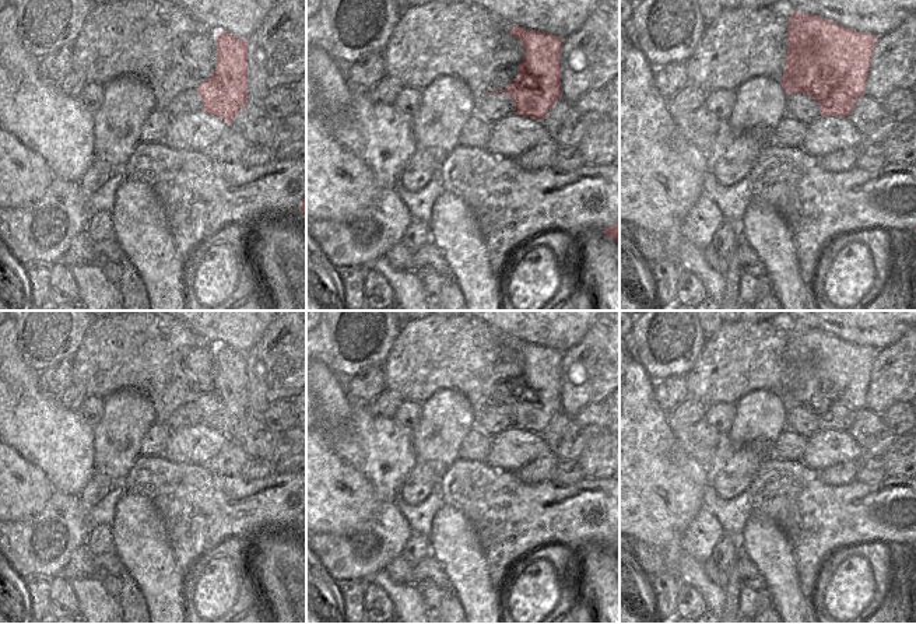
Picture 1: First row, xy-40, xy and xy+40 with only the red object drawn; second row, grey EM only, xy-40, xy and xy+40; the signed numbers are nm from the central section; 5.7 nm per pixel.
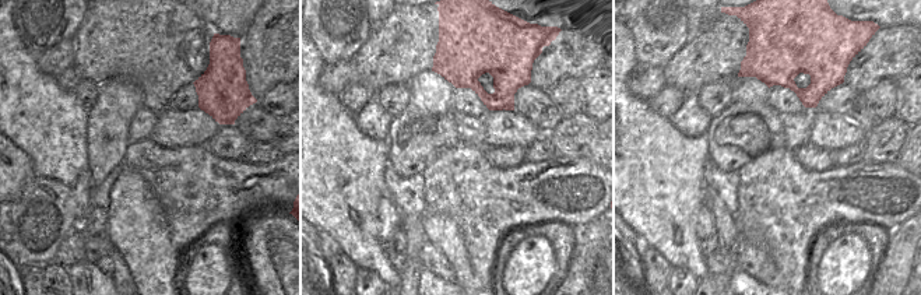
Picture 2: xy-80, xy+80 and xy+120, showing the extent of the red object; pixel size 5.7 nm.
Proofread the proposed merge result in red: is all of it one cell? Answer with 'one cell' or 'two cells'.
one cell

